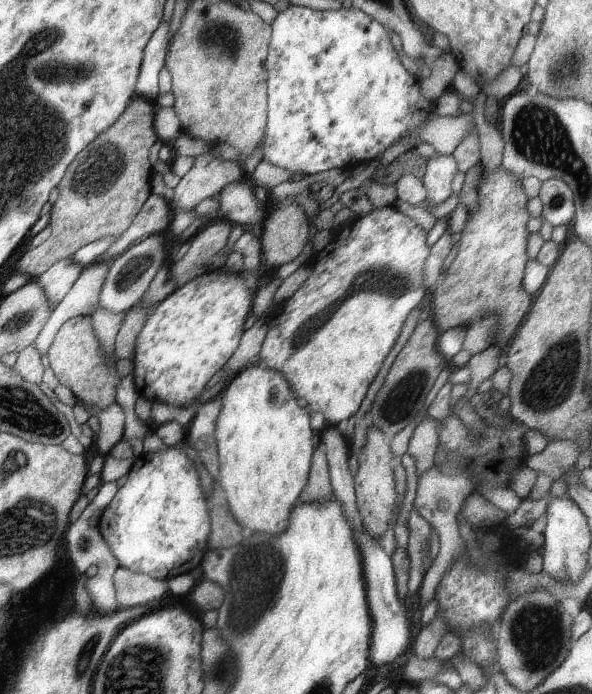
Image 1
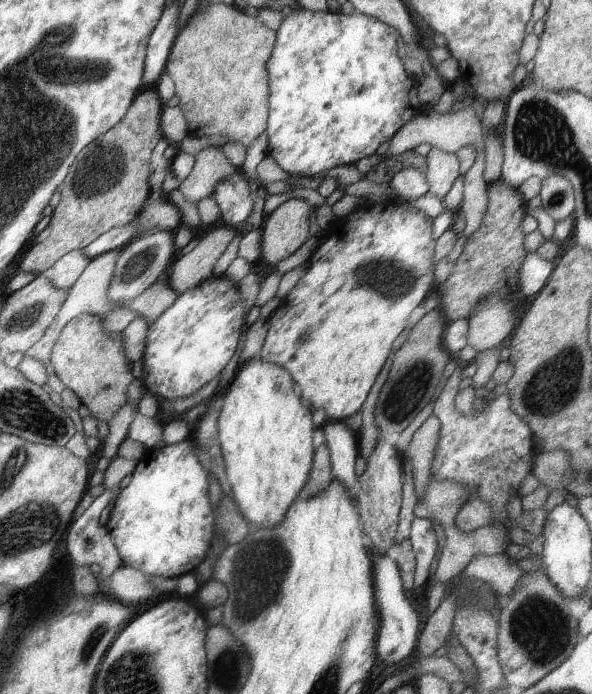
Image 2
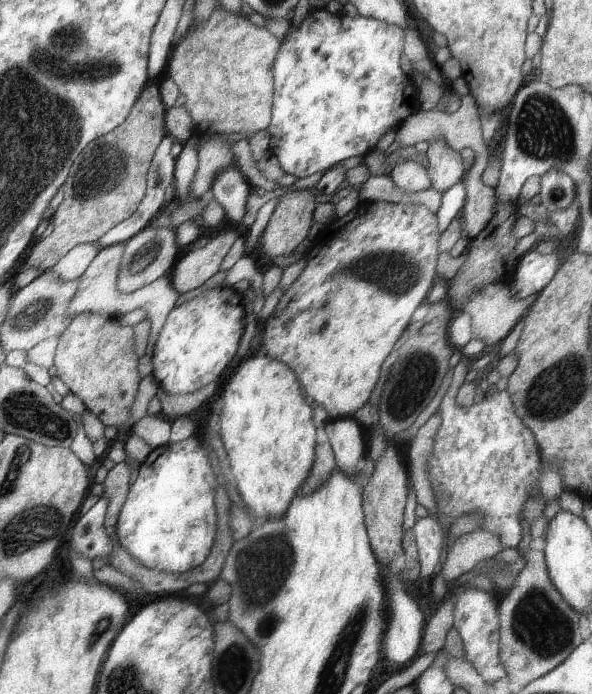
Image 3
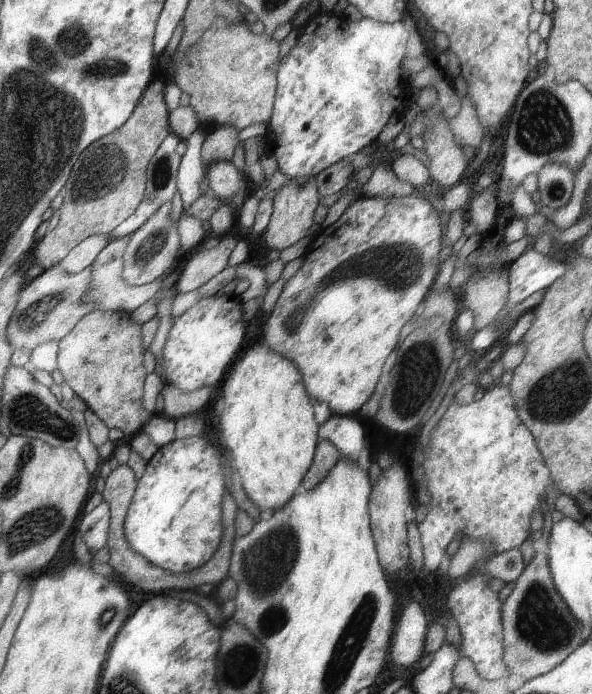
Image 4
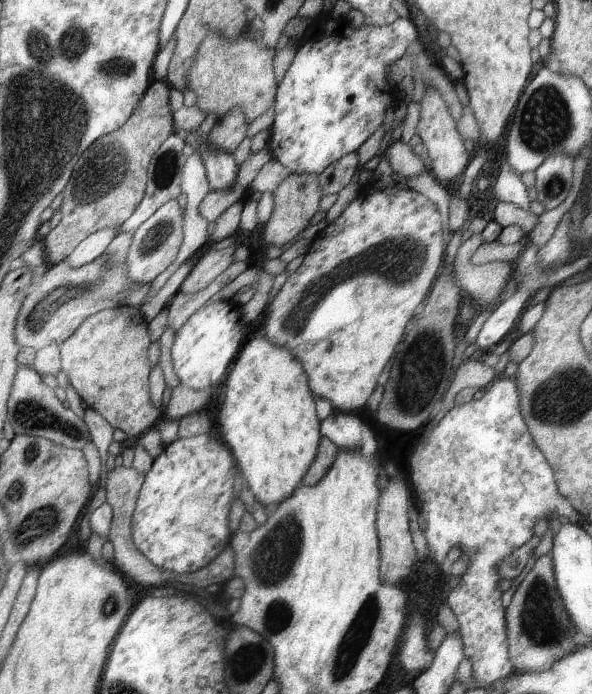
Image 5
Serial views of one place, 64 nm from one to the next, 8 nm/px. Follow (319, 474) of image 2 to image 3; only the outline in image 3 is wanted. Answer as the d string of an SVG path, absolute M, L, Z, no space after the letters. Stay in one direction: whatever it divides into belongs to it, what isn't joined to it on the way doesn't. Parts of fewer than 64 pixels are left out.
M328 441L317 443L316 458L313 459L312 470L308 471L308 476L301 483L297 494L299 496L307 496L311 492L315 492L331 474L335 468L335 458L333 458L333 450Z

